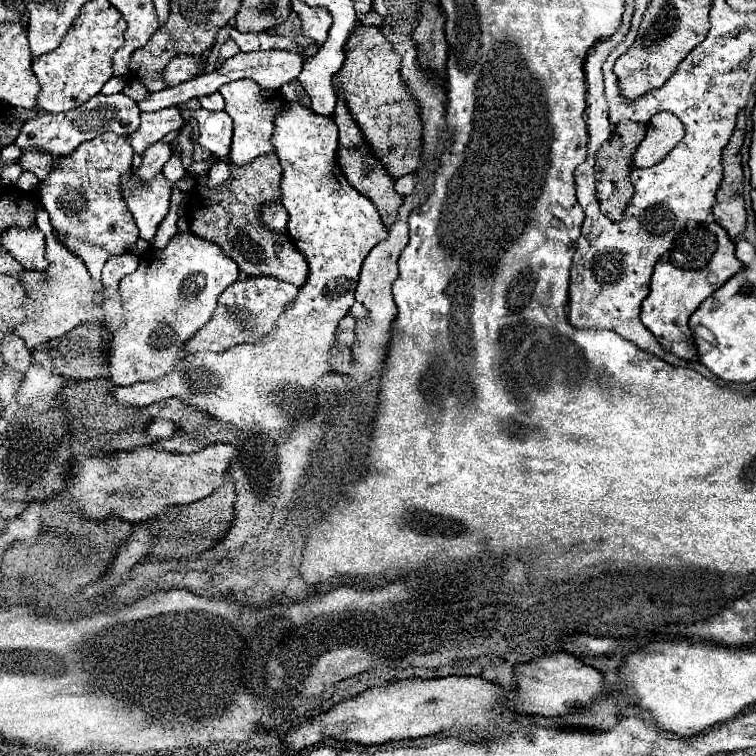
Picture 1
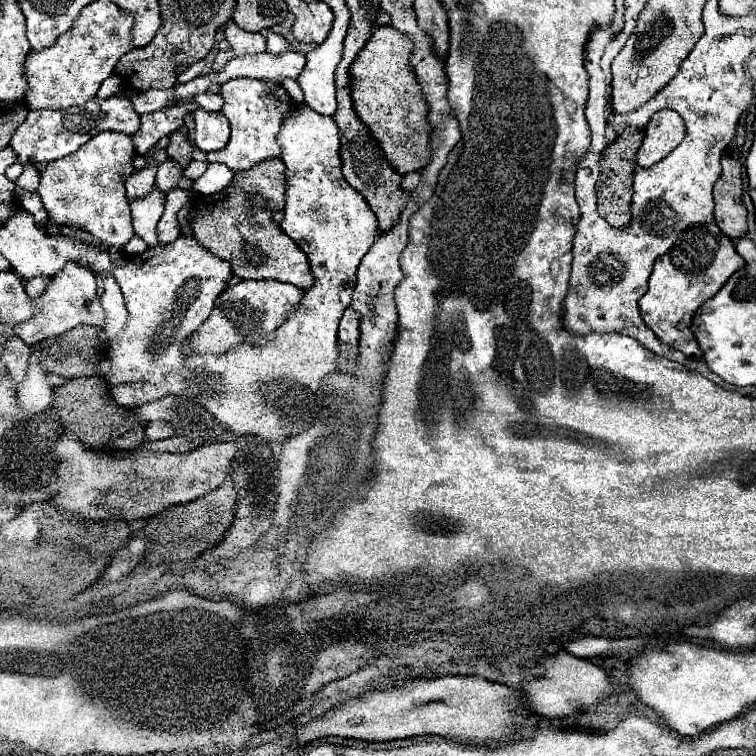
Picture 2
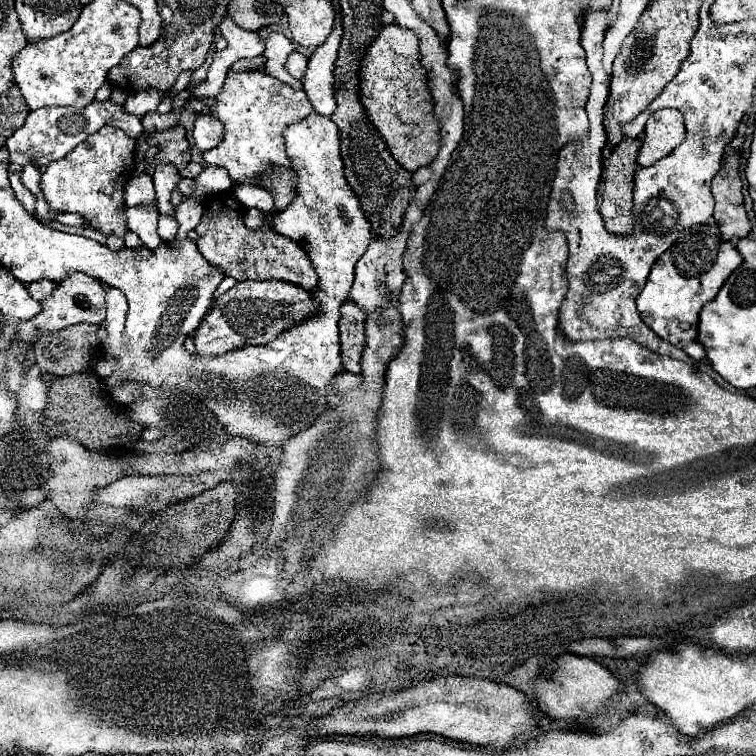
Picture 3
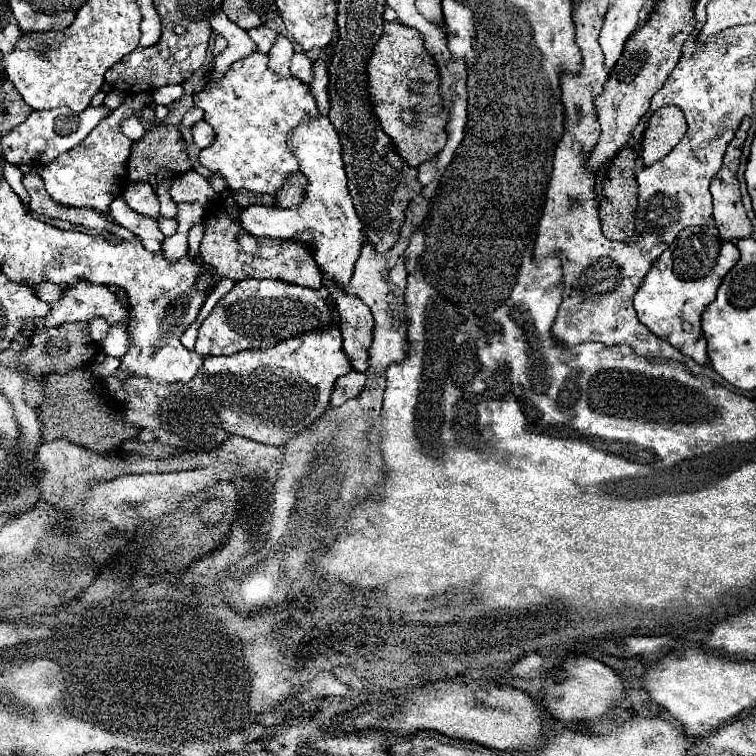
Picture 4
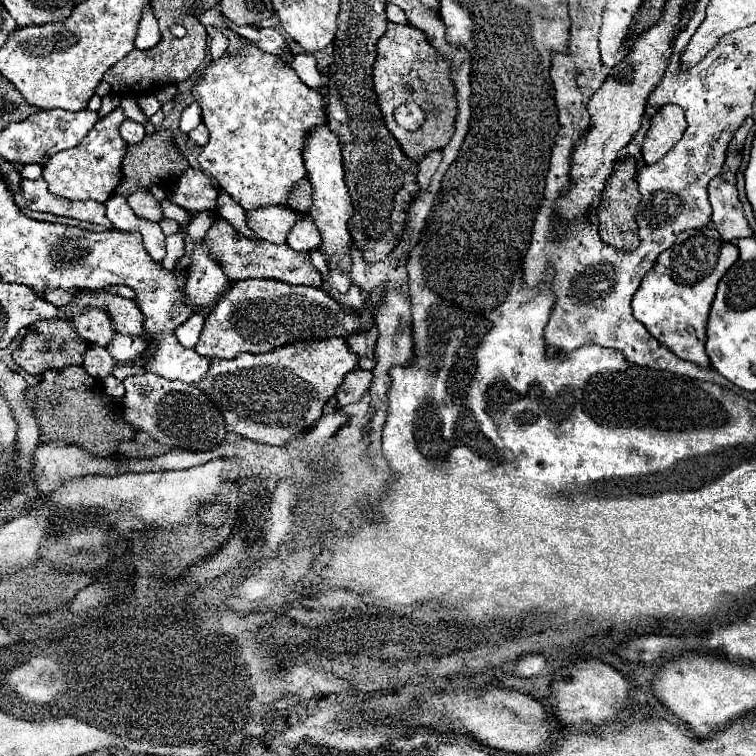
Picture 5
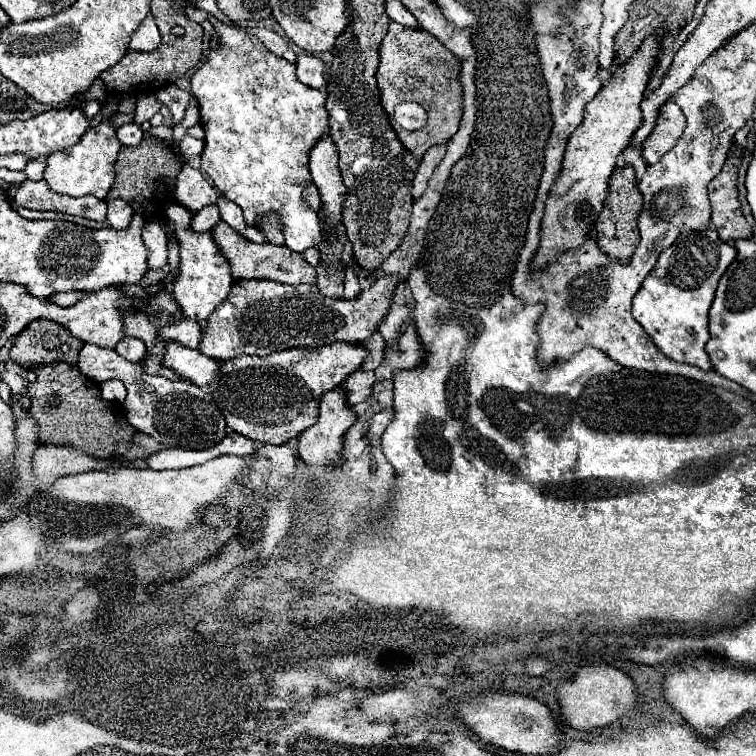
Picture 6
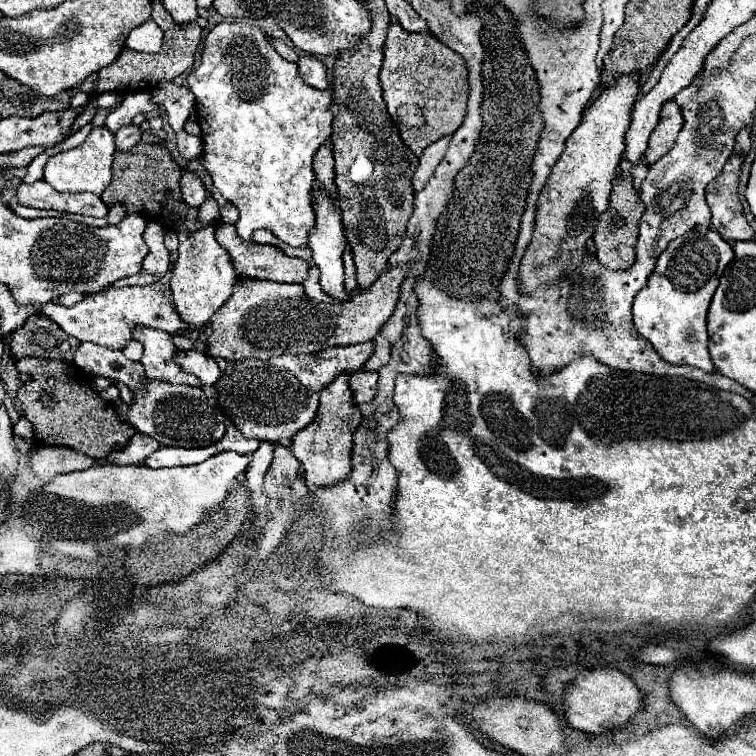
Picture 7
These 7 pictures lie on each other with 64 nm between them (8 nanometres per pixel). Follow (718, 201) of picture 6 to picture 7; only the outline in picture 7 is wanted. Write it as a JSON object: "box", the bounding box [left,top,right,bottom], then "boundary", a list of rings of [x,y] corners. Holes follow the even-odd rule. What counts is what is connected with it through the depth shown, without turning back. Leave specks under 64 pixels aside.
{"box":[706,154,754,242],"boundary":[[[732,154],[724,170],[706,186],[706,202],[712,212],[712,226],[728,242],[754,238],[754,230],[746,222],[742,202],[738,198],[740,168],[742,168],[742,156]]]}

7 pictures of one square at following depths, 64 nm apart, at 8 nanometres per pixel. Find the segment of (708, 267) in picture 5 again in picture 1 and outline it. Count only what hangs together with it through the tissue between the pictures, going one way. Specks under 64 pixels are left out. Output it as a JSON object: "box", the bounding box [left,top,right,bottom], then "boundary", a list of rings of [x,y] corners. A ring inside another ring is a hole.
{"box":[642,224,742,360],"boundary":[[[688,224],[674,246],[660,256],[650,280],[650,294],[642,302],[642,324],[656,336],[664,350],[690,360],[696,356],[696,344],[688,328],[692,312],[712,296],[730,276],[742,270],[742,262],[734,256],[734,244],[726,230],[712,224]]]}

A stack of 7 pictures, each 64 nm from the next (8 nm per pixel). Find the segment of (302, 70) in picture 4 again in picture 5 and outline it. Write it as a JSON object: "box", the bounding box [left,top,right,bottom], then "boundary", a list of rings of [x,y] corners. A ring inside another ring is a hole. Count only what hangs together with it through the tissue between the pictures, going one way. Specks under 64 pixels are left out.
{"box":[292,54,322,90],"boundary":[[[296,54],[292,60],[292,68],[306,86],[314,90],[322,88],[322,74],[318,72],[318,62],[312,54]]]}

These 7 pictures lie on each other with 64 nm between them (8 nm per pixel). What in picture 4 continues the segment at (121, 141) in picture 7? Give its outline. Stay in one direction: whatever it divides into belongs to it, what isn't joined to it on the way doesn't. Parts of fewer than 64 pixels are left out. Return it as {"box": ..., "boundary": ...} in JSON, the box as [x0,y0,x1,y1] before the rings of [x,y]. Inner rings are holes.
{"box":[122,116,144,140],"boundary":[[[130,116],[128,120],[124,120],[122,122],[122,128],[124,128],[124,136],[126,138],[130,138],[130,140],[140,140],[142,136],[144,136],[144,124],[138,120],[138,118],[134,118],[134,116]]]}

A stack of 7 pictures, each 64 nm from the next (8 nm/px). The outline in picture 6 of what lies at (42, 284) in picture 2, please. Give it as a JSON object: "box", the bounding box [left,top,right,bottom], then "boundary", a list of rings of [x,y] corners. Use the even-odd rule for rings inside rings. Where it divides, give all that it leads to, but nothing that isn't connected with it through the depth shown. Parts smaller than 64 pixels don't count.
{"box":[50,292,86,306],"boundary":[[[62,292],[62,294],[56,294],[54,298],[50,298],[50,302],[60,304],[60,306],[72,306],[78,300],[82,300],[82,296],[86,296],[86,294],[84,292]]]}

